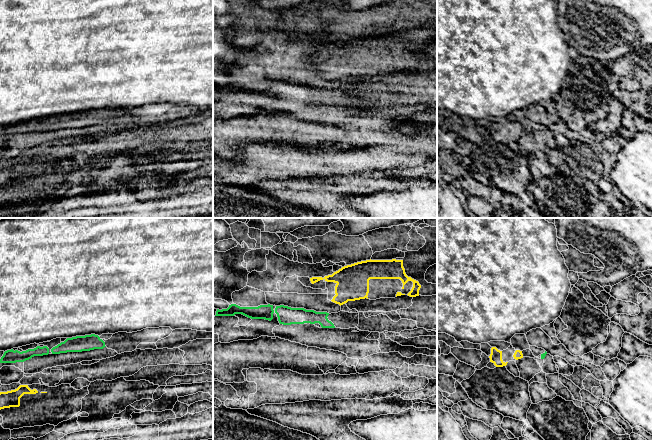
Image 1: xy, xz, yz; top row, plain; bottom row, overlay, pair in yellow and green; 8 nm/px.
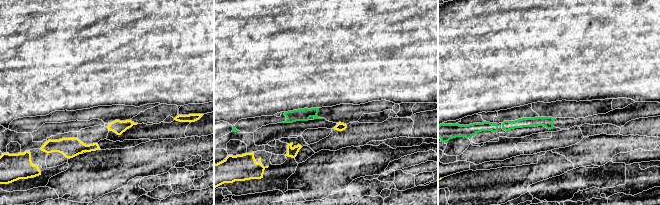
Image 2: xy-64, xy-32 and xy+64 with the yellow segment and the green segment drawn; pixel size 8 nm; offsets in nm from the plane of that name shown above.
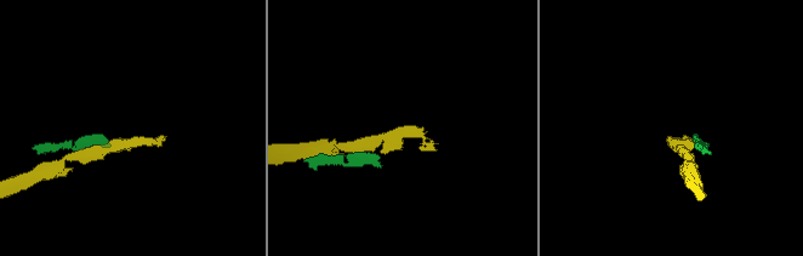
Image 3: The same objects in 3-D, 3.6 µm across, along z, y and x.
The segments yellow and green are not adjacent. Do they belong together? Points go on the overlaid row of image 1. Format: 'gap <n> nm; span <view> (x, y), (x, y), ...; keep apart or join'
gap 100 nm; span xz (332, 301), (326, 312); keep apart

